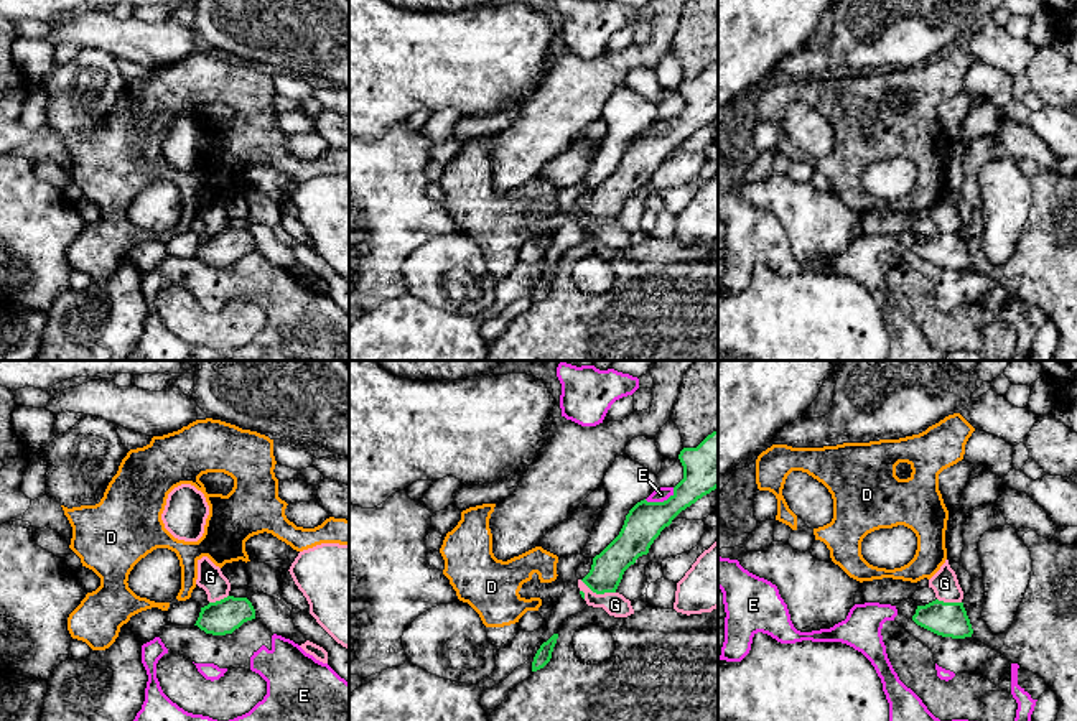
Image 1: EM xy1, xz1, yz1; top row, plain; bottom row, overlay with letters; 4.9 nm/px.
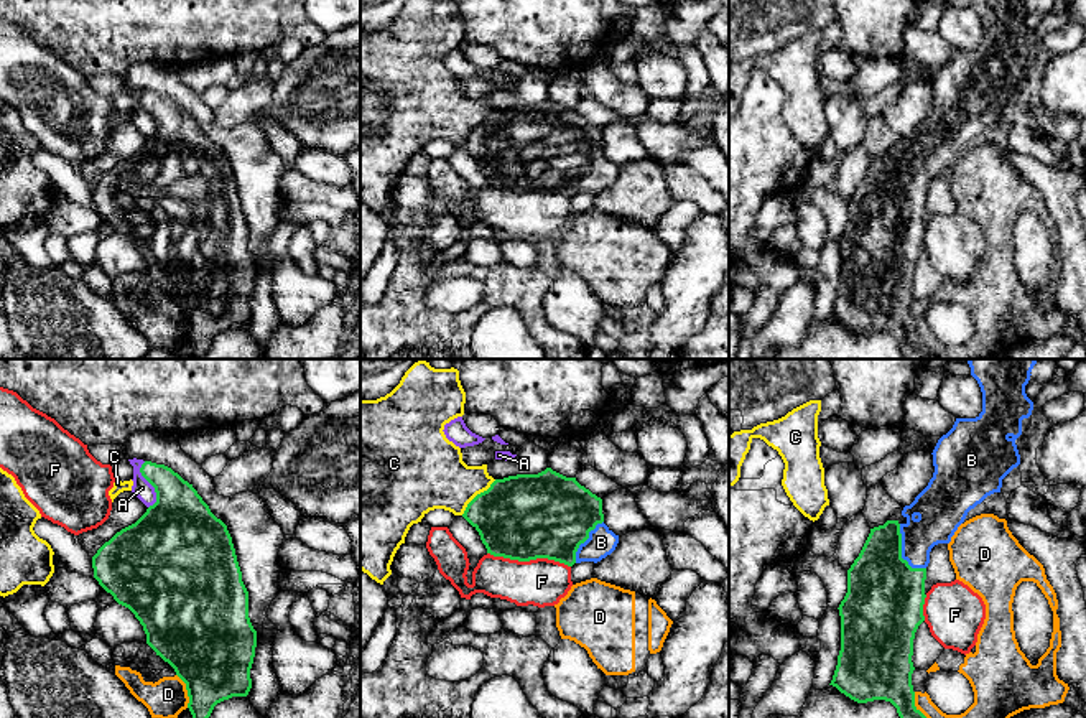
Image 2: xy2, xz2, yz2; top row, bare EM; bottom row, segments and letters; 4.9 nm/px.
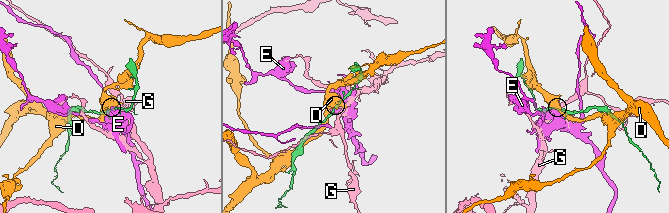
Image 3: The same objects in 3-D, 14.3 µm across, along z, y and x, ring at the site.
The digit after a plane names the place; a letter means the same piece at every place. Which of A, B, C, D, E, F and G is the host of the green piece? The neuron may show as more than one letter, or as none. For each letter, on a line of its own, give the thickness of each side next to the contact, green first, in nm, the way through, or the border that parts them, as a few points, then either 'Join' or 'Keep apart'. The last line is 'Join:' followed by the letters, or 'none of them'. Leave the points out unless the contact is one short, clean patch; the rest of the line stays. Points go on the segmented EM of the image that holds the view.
A: Thickness 320 nm (green) against 90 nm. Keep apart
B: Thickness 380 nm (green) against 200 nm. Path across: yz2 (886, 596), (887, 577), (900, 552), (938, 517). Join
C: Thickness 420 nm (green) against 340 nm. Keep apart
D: Thickness 440 nm (green) against 190 nm. Keep apart
E: Thickness 190 nm (green) against 70 nm. Keep apart
F: Thickness 420 nm (green) against 240 nm. Keep apart
G: Thickness 160 nm (green) against 110 nm. Keep apart
Join: B

